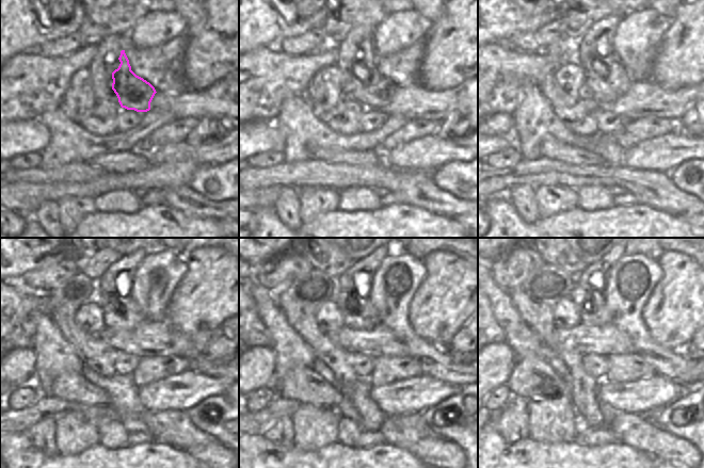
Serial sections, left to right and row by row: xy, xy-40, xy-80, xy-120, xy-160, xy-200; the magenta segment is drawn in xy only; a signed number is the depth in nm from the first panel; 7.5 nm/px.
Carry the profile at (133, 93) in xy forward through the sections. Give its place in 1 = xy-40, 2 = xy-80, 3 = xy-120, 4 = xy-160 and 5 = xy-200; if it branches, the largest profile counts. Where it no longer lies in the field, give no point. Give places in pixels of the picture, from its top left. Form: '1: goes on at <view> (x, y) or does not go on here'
1: goes on at xy-40 (373, 91)
2: goes on at xy-80 (608, 80)
3: goes on at xy-120 (120, 312)
4: goes on at xy-160 (357, 312)
5: goes on at xy-200 (589, 301)

